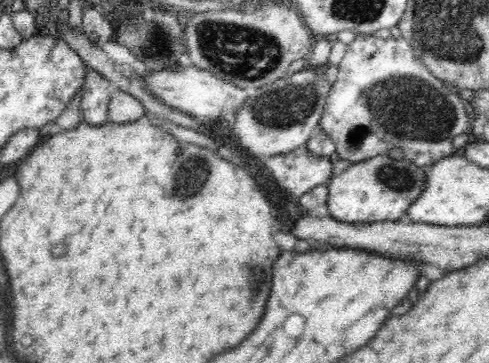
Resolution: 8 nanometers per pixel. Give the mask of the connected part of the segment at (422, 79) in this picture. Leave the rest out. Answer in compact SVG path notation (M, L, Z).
M356 33L354 40L346 44L340 62L338 79L331 86L319 122L321 132L334 141L340 160L357 163L373 156L388 155L393 148L399 148L404 159L420 168L428 168L448 154L454 154L452 140L470 128L470 116L464 110L464 102L457 91L448 90L429 72L404 37L382 39L374 34Z

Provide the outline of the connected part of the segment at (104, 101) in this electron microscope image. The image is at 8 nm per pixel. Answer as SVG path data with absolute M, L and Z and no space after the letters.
M88 64L85 69L87 69L87 75L82 86L82 121L89 125L100 126L109 120L110 88L97 70L88 67Z

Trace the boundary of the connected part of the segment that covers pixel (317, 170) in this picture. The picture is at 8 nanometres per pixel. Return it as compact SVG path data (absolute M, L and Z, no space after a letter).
M304 144L286 154L269 156L263 158L262 161L266 174L272 176L280 190L293 196L302 196L302 194L312 190L315 186L329 182L330 174L332 174L332 162L330 159L313 155Z

